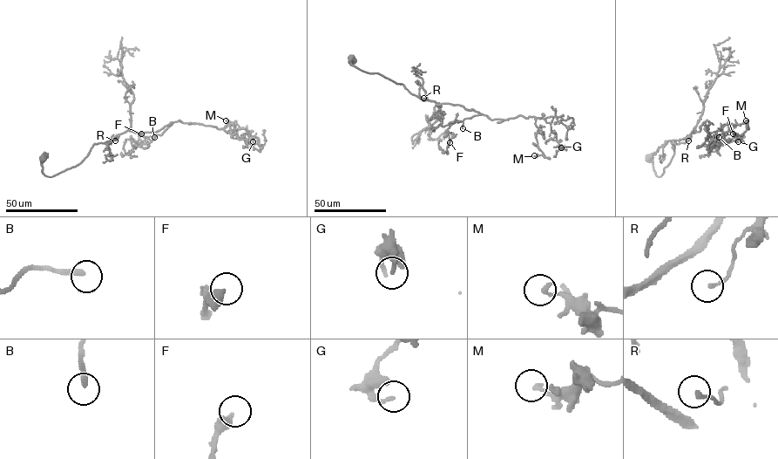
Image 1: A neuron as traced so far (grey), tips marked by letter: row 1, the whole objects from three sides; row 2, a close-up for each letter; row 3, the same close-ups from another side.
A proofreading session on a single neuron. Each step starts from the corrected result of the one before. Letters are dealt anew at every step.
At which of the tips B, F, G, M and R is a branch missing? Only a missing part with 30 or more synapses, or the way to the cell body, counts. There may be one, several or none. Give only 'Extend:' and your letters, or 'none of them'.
Extend: B

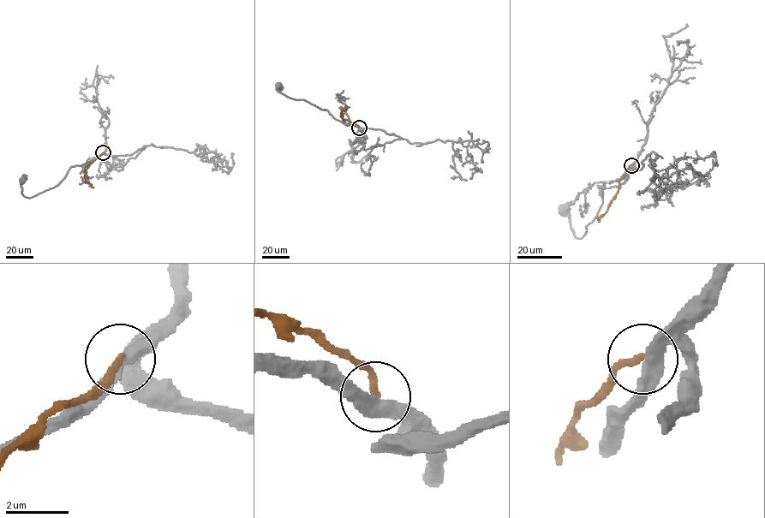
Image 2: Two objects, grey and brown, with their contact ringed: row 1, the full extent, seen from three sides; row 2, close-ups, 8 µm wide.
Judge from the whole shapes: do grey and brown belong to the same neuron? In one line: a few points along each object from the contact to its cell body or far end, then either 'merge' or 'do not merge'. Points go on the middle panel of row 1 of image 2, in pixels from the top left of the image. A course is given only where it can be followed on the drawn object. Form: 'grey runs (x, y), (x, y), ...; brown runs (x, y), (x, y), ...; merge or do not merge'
grey runs (359, 127), (346, 125), (326, 110), (282, 93), (277, 91), (279, 85); brown runs (359, 127), (341, 116), (341, 111), (349, 107); do not merge

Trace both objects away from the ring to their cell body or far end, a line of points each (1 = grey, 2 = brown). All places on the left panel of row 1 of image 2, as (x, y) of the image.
1: (104, 152), (84, 164), (70, 167), (58, 184), (31, 198), (21, 193), (23, 179)
2: (104, 152), (92, 162), (85, 174), (85, 181), (93, 187)

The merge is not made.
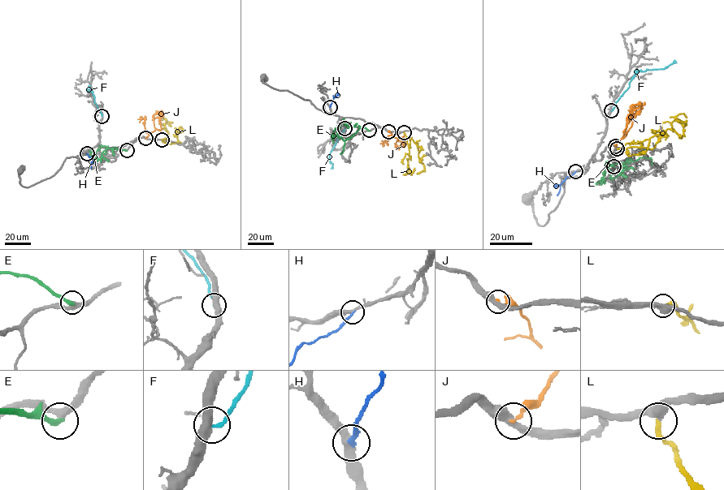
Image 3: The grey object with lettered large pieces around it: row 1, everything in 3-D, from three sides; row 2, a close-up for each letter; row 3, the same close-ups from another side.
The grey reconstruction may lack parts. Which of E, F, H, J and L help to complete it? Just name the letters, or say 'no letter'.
L

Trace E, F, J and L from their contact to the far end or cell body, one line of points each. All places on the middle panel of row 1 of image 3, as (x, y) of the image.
E: (369, 131), (361, 127), (344, 140), (337, 135), (337, 128), (334, 133)
F: (344, 128), (329, 154), (330, 161), (332, 164), (331, 168)
J: (388, 131), (398, 139), (403, 136), (405, 147)
L: (404, 132), (420, 148), (418, 156), (424, 169), (417, 174)

